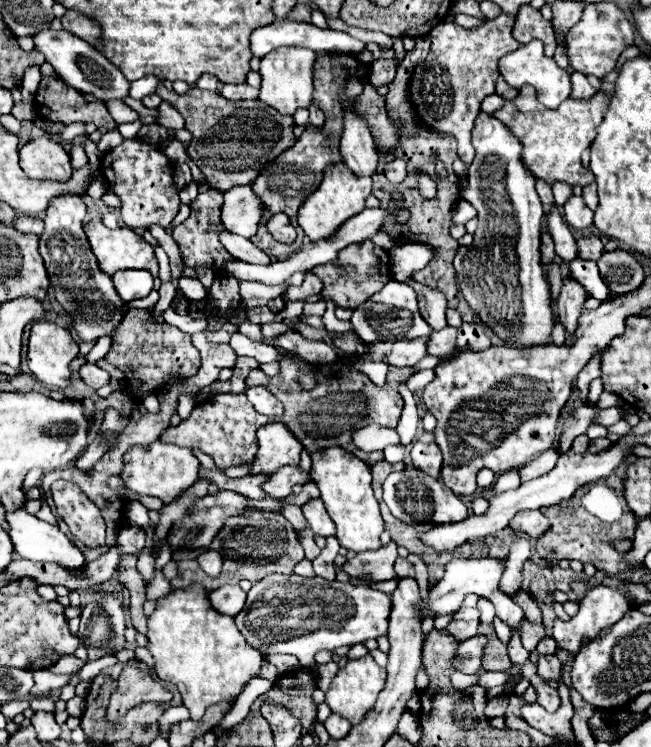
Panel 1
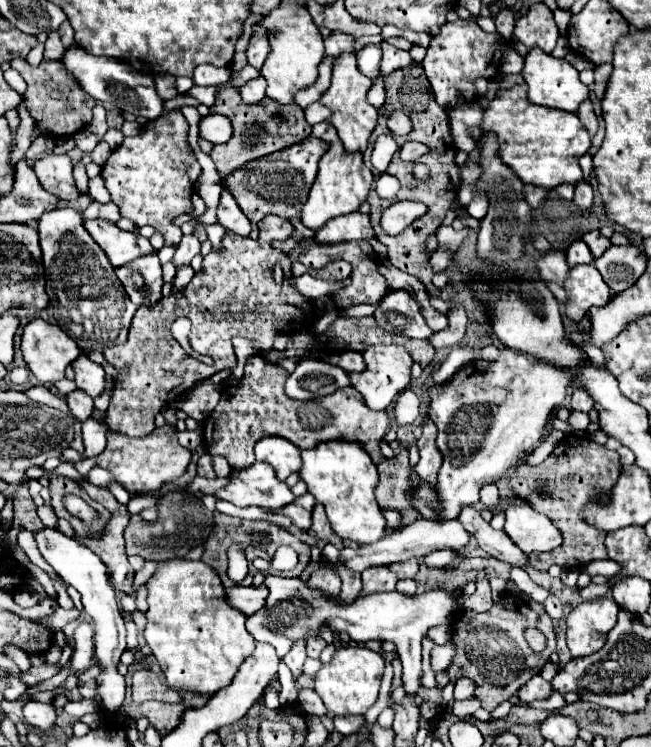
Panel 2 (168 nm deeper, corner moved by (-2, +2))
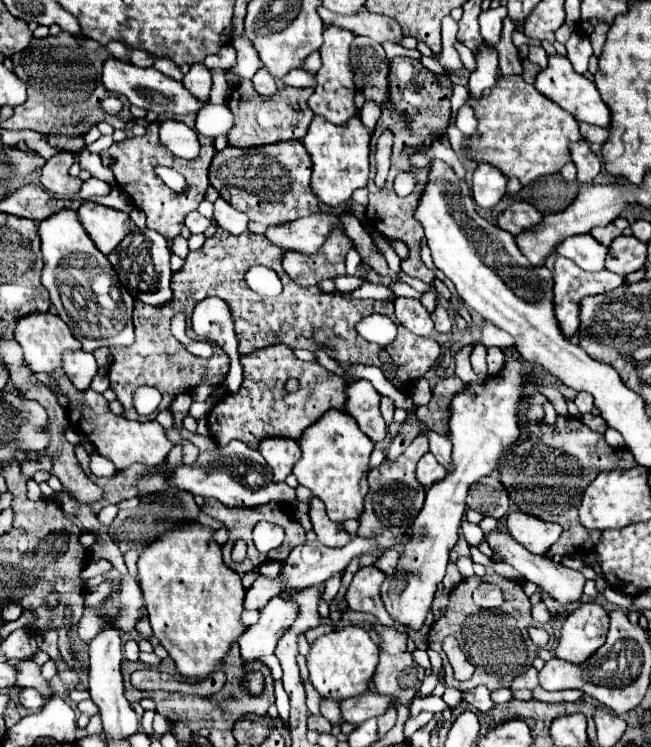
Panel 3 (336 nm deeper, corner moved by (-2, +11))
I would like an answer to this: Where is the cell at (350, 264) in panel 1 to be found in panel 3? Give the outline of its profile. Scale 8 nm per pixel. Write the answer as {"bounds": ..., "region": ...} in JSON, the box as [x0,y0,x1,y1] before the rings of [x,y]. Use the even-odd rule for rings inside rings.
{"bounds":[264,211,342,255],"region":[[[320,211],[298,221],[288,221],[286,225],[274,225],[266,229],[264,235],[270,243],[278,245],[280,249],[286,249],[286,251],[290,249],[290,251],[312,255],[322,247],[322,243],[326,241],[334,225],[338,227],[342,225],[338,219],[338,213]]]}

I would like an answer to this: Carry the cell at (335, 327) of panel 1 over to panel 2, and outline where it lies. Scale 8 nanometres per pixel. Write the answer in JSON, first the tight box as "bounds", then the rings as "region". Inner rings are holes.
{"bounds":[349,344,414,410],"region":[[[398,344],[368,346],[362,352],[362,356],[364,356],[364,362],[366,362],[366,370],[360,373],[349,372],[350,384],[352,384],[354,390],[358,390],[364,396],[364,402],[372,410],[384,410],[410,384],[410,368],[412,368],[414,360],[410,358],[410,354],[406,354],[406,348],[398,346]]]}

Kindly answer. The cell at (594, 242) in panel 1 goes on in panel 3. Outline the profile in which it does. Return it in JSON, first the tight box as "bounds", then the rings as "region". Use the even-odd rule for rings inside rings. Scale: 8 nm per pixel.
{"bounds":[590,223,622,245],"region":[[[610,223],[610,225],[606,225],[606,227],[596,227],[596,229],[592,229],[590,235],[592,235],[596,241],[600,241],[602,245],[610,245],[618,235],[622,235],[622,231],[620,231],[614,223]]]}

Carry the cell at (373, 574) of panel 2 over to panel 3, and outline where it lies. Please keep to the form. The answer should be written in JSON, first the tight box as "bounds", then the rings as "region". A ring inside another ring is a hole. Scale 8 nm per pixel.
{"bounds":[346,567,406,631],"region":[[[360,567],[358,573],[354,575],[348,591],[346,591],[348,606],[354,611],[374,615],[382,625],[394,627],[398,631],[406,631],[402,625],[392,621],[392,617],[386,613],[386,609],[380,601],[378,589],[380,589],[384,579],[386,579],[386,575],[380,569]]]}

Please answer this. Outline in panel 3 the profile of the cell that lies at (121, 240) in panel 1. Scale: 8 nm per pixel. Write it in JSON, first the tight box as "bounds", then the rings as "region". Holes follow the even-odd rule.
{"bounds":[78,201,134,255],"region":[[[86,201],[80,205],[78,221],[82,223],[88,237],[104,255],[116,249],[118,241],[122,241],[126,233],[134,229],[134,223],[126,213],[92,203],[92,201]]]}

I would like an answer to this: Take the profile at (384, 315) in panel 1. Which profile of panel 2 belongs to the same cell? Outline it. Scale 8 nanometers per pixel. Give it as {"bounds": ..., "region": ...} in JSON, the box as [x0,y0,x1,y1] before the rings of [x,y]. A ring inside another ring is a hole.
{"bounds":[372,290,432,340],"region":[[[388,290],[386,296],[382,296],[378,302],[378,308],[372,316],[378,326],[390,334],[422,340],[428,340],[432,336],[430,326],[426,326],[426,320],[420,314],[418,302],[410,298],[408,290]]]}

